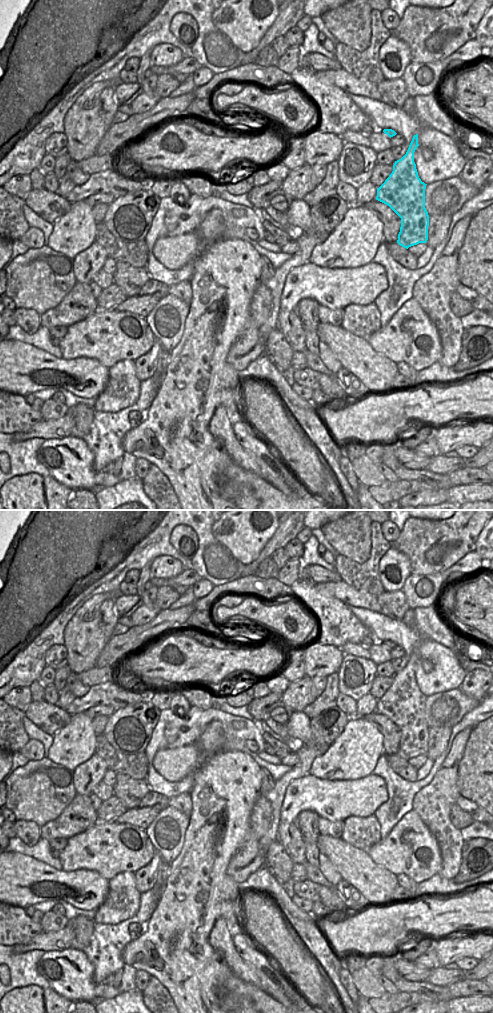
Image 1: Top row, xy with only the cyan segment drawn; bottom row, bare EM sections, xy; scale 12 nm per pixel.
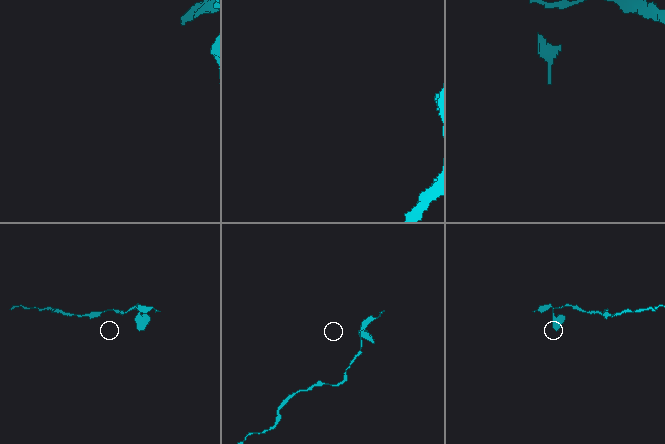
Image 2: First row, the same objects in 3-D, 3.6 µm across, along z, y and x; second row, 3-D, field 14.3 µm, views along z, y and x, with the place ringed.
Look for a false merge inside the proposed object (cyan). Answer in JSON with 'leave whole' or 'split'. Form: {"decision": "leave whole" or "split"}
{"decision": "leave whole"}

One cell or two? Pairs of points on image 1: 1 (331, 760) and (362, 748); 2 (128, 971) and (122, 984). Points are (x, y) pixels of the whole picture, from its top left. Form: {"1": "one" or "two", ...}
{"1": "one", "2": "one"}

